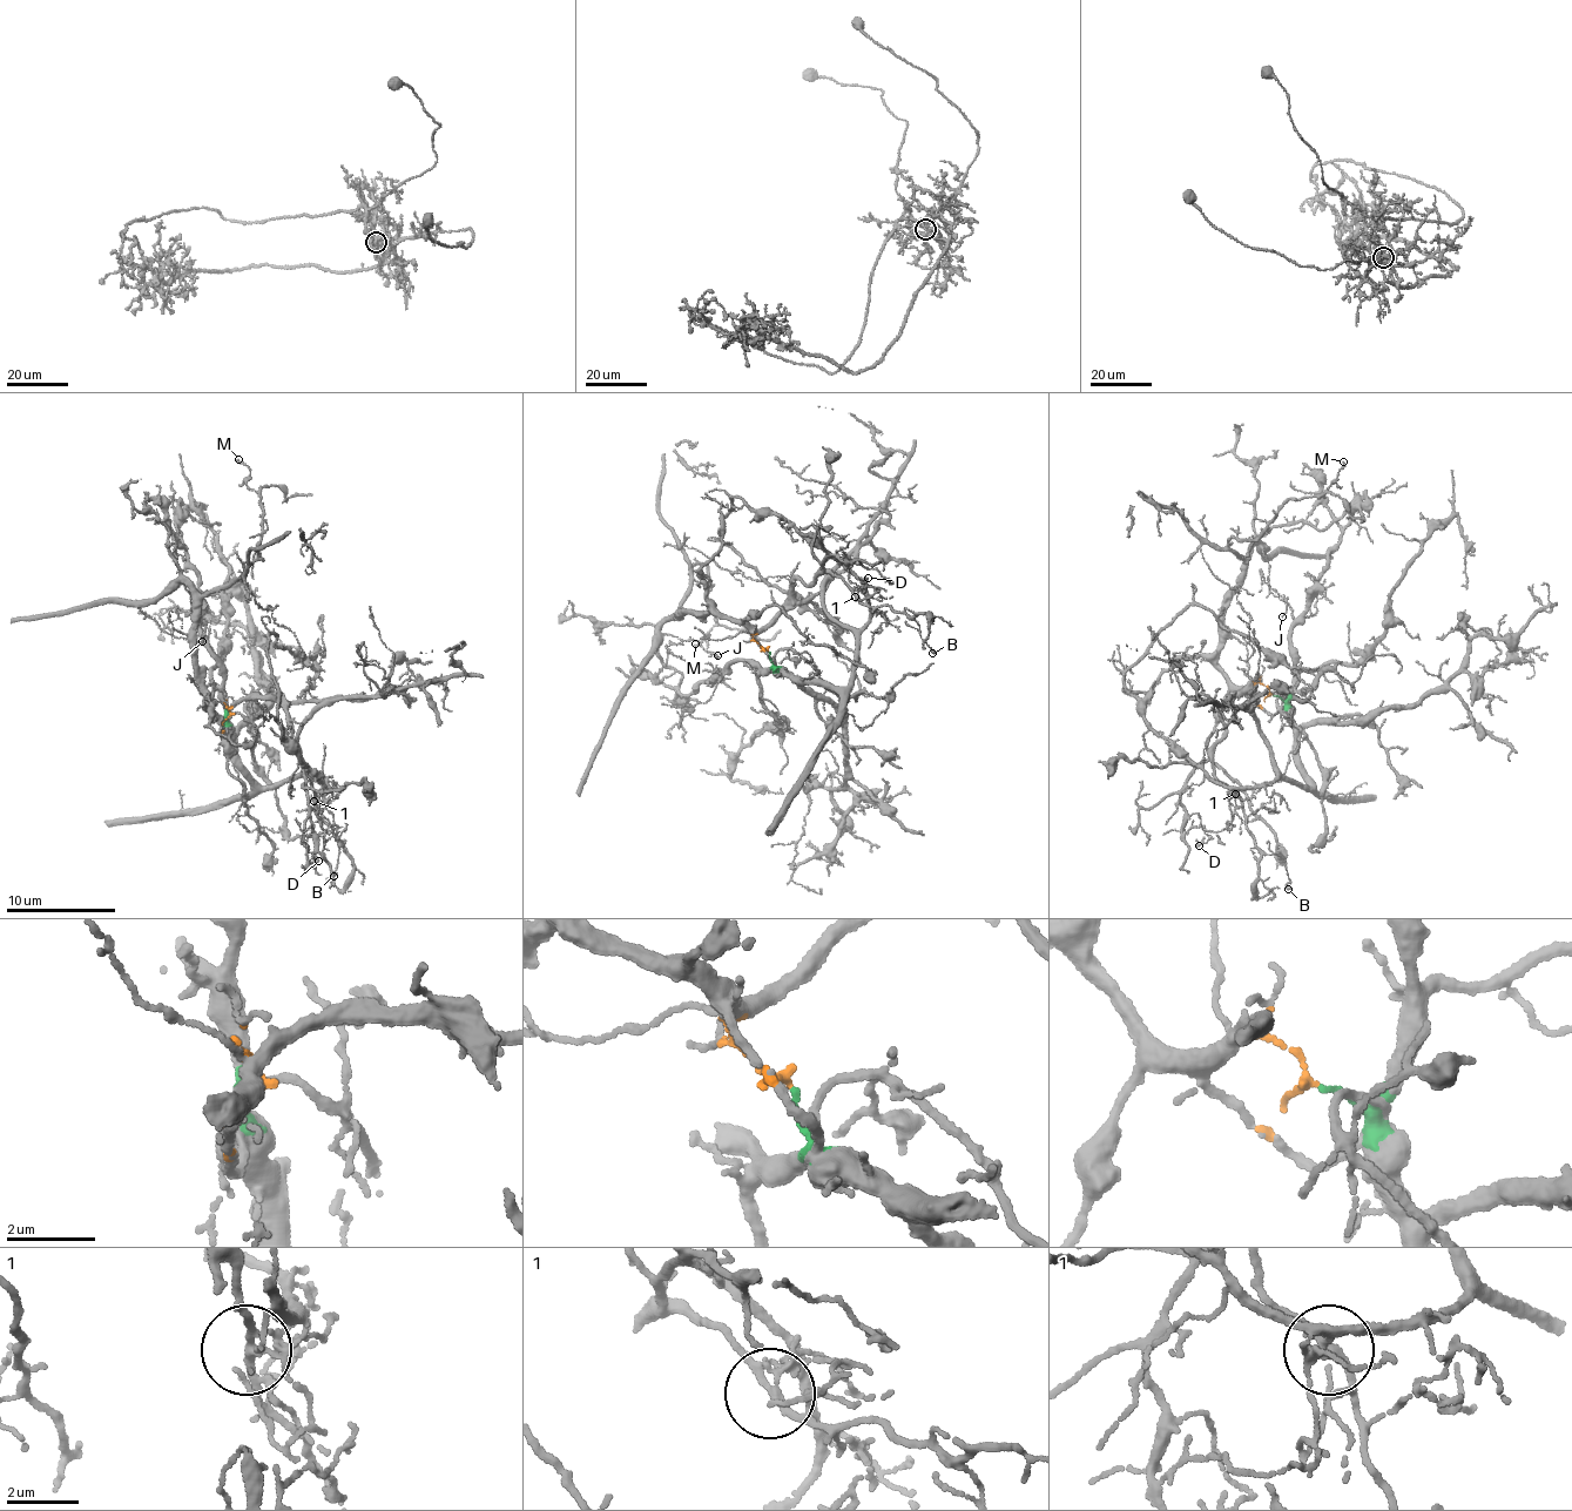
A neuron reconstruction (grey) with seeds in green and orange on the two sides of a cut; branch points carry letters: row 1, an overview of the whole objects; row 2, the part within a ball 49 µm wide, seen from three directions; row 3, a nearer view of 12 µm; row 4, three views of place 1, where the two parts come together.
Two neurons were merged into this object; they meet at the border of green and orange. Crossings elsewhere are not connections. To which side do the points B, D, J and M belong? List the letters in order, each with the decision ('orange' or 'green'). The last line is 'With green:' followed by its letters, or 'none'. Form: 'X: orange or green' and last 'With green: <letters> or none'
B: orange
D: orange
J: orange
M: orange
With green: none

